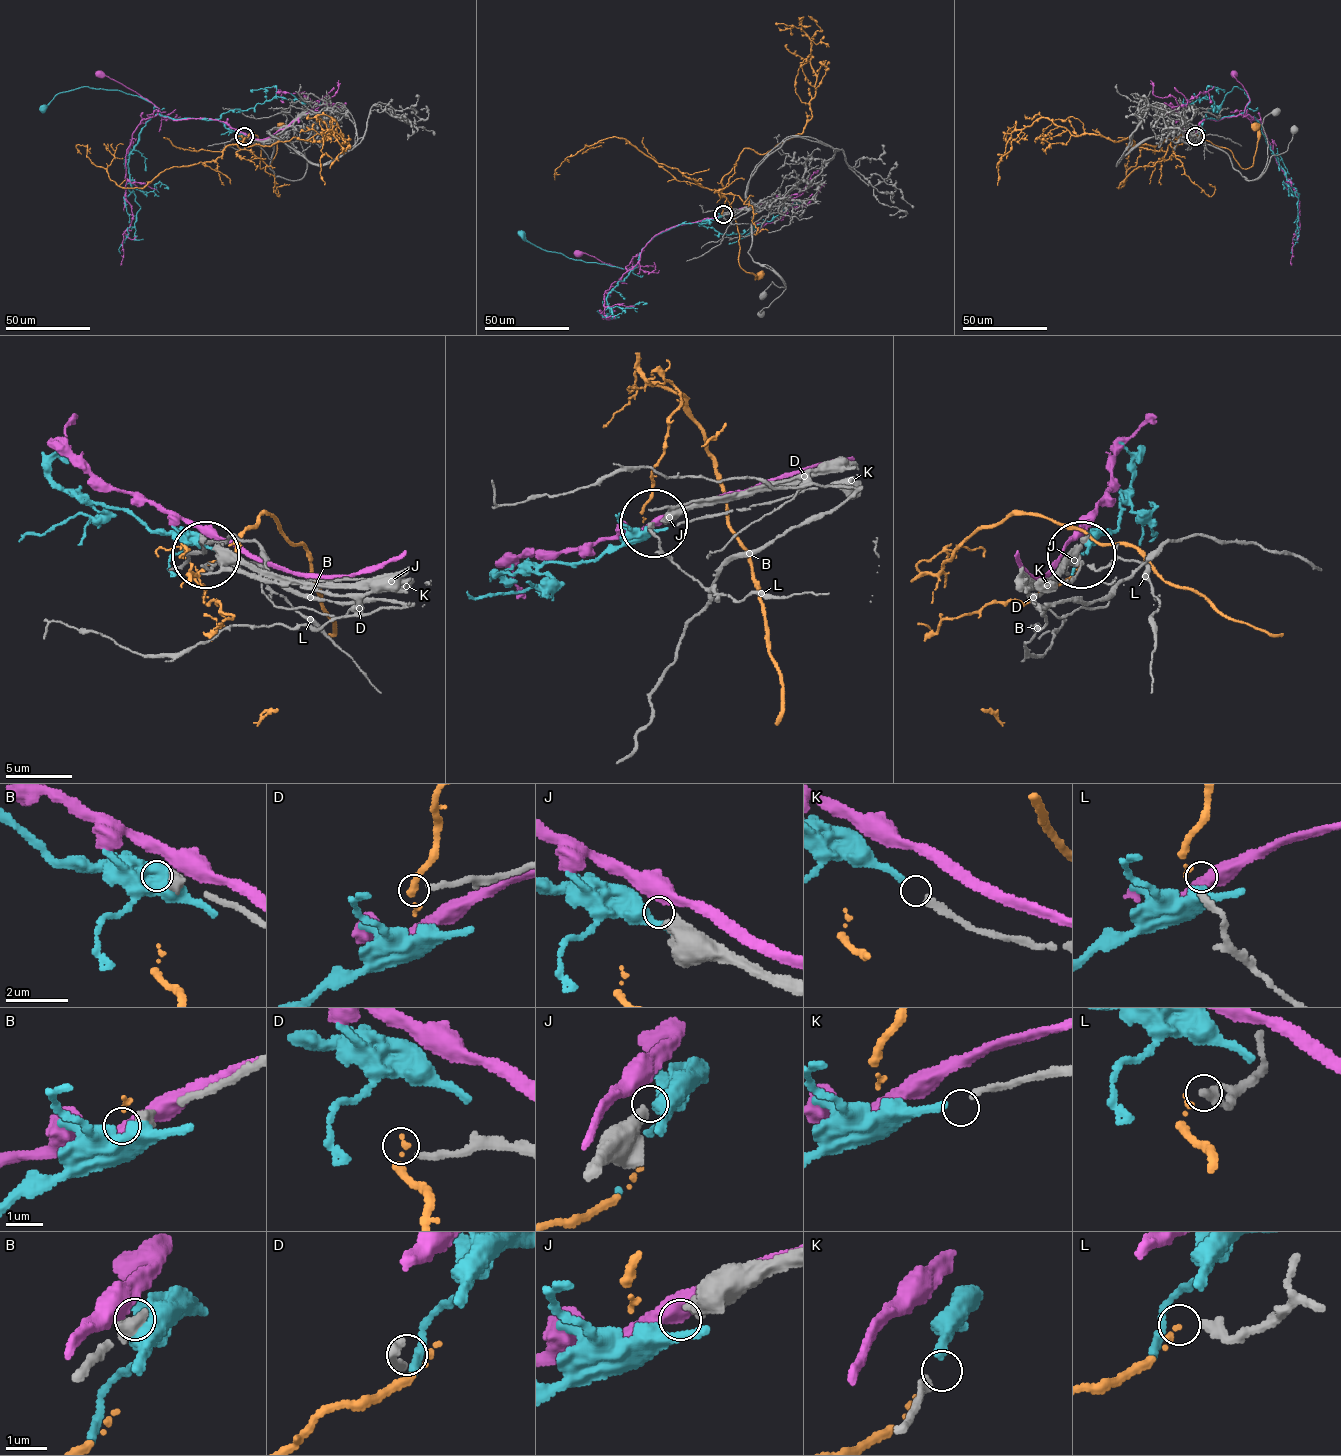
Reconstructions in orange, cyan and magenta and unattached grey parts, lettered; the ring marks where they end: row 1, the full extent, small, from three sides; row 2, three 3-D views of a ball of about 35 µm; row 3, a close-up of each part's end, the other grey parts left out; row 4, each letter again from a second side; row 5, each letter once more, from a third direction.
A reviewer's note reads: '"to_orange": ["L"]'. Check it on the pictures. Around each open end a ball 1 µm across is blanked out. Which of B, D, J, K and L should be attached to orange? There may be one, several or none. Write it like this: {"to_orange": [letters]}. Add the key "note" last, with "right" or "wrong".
{"to_orange": ["L"], "note": "right"}

